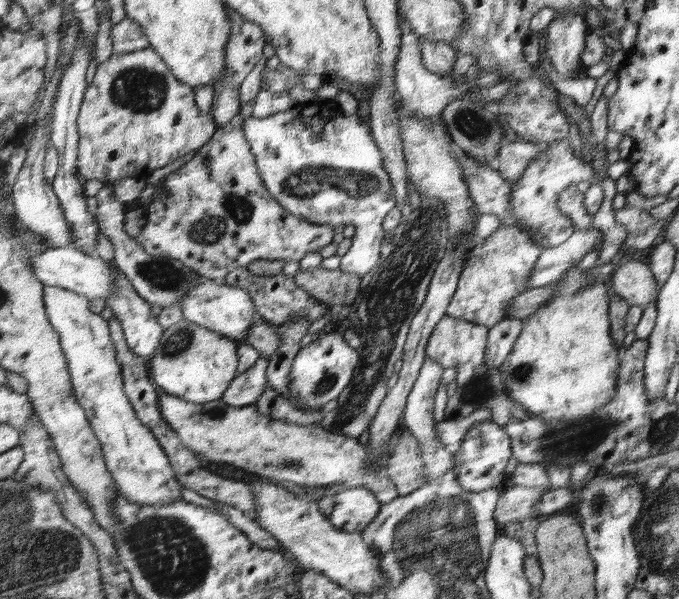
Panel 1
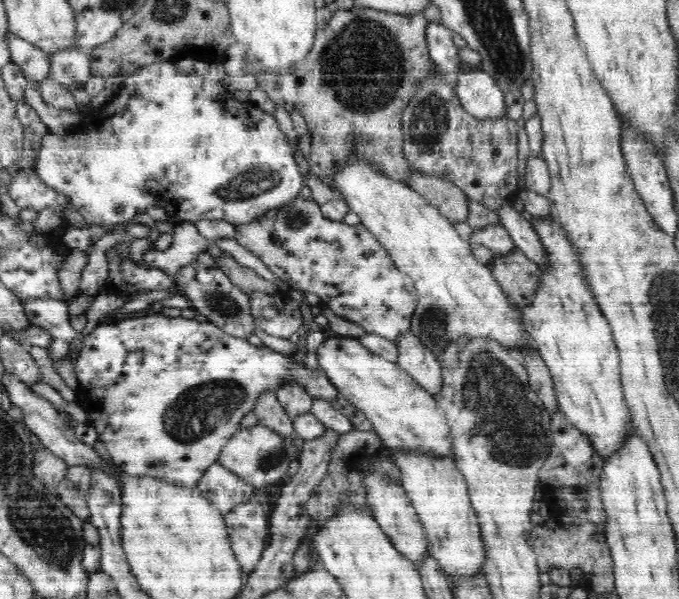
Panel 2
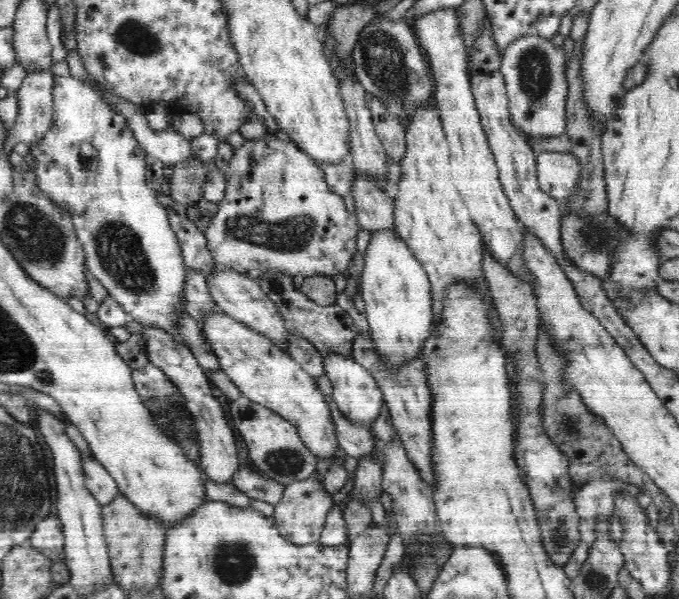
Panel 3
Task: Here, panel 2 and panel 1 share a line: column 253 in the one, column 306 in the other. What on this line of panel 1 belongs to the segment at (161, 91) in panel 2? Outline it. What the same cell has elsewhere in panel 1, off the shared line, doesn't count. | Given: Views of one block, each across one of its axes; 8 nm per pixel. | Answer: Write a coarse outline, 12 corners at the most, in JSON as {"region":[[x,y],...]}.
{"region":[[317,99],[243,126],[292,216],[354,226],[339,268],[380,262],[396,206],[359,115]]}

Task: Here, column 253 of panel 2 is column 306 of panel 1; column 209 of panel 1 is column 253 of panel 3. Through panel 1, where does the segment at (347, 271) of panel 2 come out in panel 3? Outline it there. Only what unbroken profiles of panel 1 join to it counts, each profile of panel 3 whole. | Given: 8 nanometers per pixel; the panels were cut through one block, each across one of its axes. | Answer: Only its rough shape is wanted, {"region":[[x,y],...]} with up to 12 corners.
{"region":[[245,140],[204,231],[256,283],[343,274],[359,222],[292,140]]}

